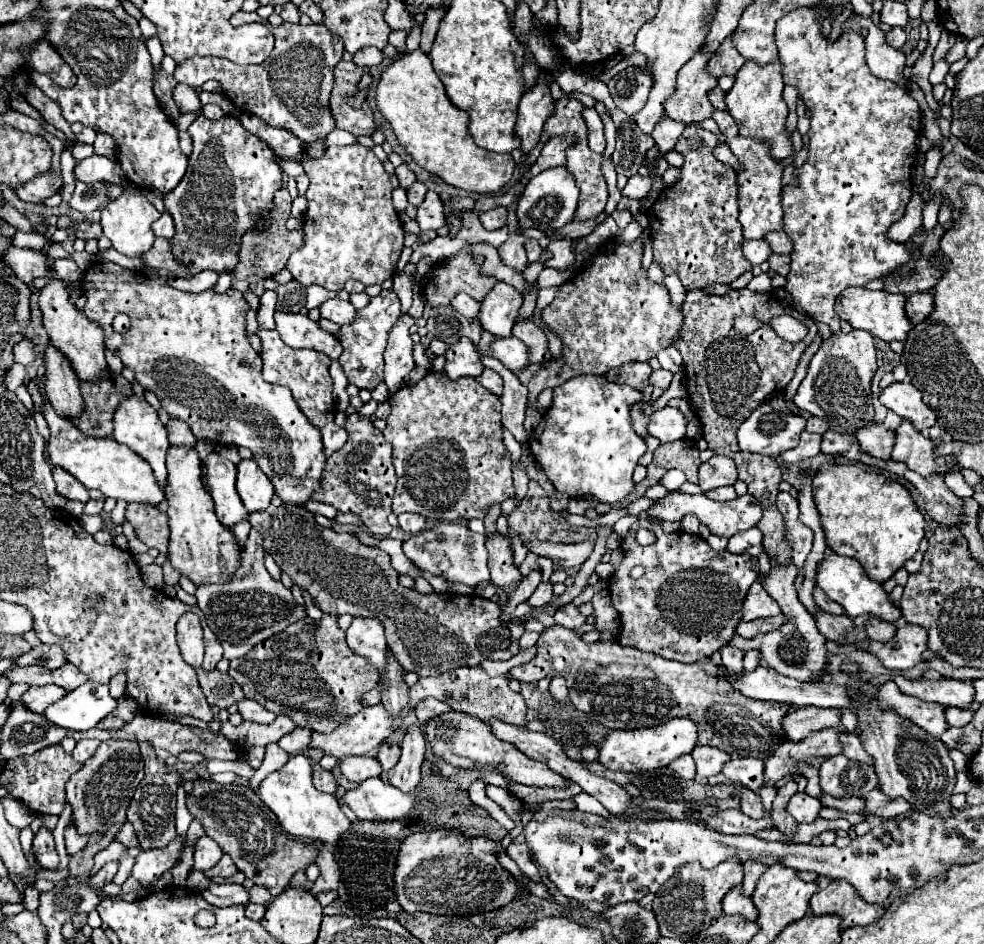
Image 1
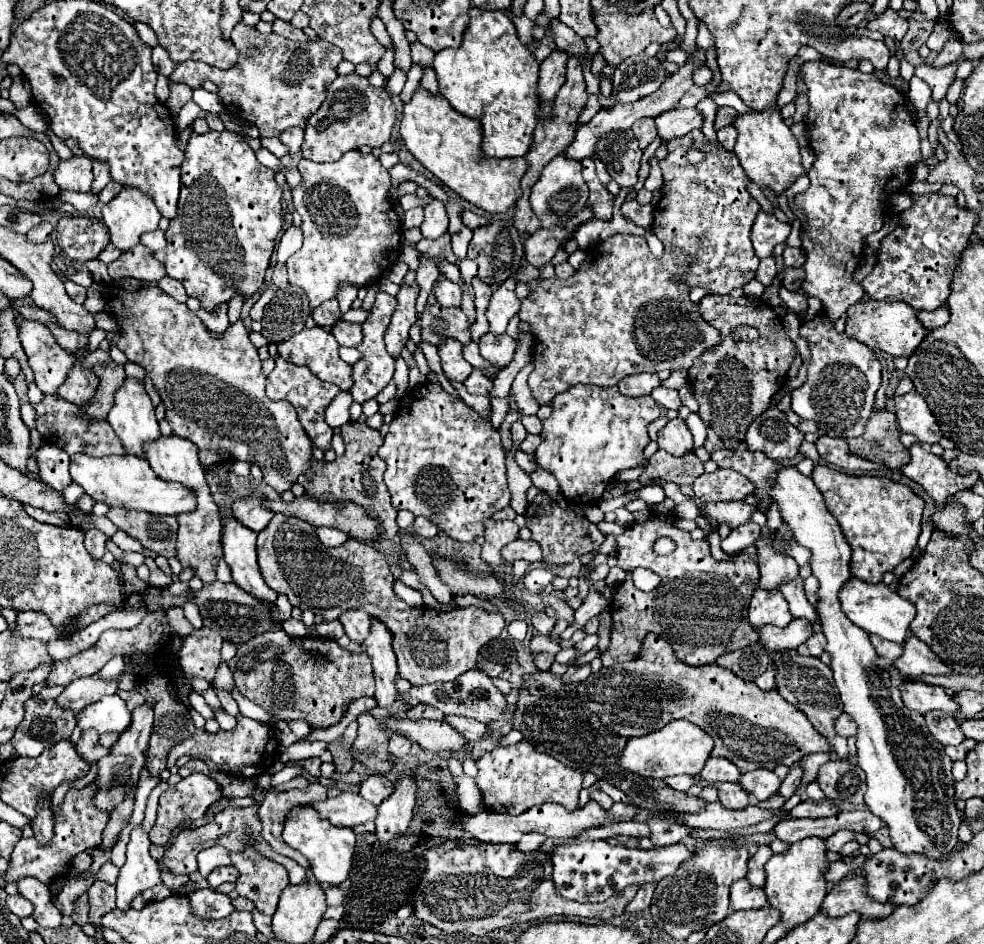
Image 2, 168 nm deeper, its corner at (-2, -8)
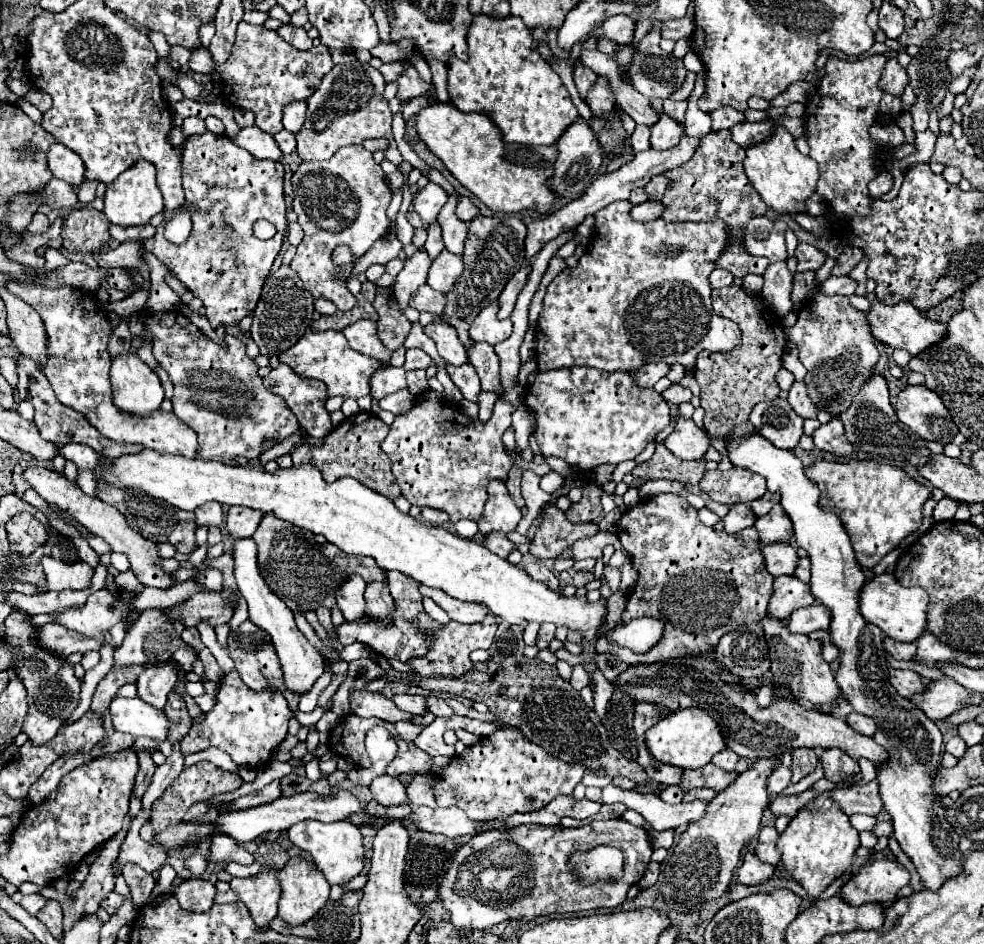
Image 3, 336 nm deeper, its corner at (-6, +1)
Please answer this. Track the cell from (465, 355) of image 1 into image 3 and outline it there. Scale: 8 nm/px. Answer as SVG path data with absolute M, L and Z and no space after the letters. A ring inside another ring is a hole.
M433 321L427 327L423 327L423 333L435 341L439 355L451 363L451 365L465 365L467 363L467 351L459 337L455 335L455 329L447 325L445 321Z

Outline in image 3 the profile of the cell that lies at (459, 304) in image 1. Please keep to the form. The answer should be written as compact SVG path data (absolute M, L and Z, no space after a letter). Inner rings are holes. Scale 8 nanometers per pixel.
M443 249L437 259L433 259L433 265L429 269L429 279L427 285L431 285L439 293L449 293L455 287L457 277L463 271L463 261L461 255L449 253Z

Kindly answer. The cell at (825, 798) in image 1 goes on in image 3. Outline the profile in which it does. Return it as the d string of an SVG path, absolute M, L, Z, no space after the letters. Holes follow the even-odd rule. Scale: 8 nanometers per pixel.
M813 789L803 791L803 793L797 793L797 795L791 795L791 797L777 795L777 797L769 799L767 809L769 809L775 817L779 817L779 815L795 817L795 815L797 815L797 811L799 811L801 807L805 807L813 797L815 797L815 791L813 791Z

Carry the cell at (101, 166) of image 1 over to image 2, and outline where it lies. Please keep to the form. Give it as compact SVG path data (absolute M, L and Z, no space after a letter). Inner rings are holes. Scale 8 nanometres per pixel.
M77 156L71 160L61 160L59 168L55 170L55 182L59 182L61 190L91 192L91 184L93 184L91 160Z

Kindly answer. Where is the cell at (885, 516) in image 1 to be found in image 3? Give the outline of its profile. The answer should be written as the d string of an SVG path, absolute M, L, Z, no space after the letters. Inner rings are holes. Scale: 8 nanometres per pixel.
M867 459L817 461L809 465L805 473L821 491L821 509L835 513L841 519L851 539L855 559L867 569L875 567L901 543L901 539L919 529L923 505L931 495L925 485L919 485L903 469Z

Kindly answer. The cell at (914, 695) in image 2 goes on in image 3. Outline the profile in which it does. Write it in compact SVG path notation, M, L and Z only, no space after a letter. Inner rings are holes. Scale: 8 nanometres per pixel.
M889 669L889 683L895 687L895 691L901 697L909 697L913 693L919 693L925 687L917 673L913 673L913 671L899 671L899 669Z

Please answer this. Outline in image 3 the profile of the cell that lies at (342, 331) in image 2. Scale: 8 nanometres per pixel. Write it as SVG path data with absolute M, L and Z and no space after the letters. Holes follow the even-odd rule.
M361 319L353 325L349 325L347 329L343 329L343 335L347 337L351 349L355 349L357 353L375 357L377 361L381 361L381 365L389 365L391 351L381 343L381 339L377 335L377 325L373 321Z

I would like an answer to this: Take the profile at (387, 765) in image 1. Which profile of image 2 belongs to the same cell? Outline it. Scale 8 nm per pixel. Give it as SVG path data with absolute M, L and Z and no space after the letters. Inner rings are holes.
M393 734L389 738L389 754L391 758L395 760L401 760L403 756L407 756L411 750L411 740L407 740L405 736L399 736L399 734Z

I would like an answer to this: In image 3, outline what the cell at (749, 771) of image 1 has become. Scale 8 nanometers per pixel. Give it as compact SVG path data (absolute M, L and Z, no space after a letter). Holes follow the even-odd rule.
M777 765L775 771L767 779L767 793L769 793L769 797L779 795L789 783L791 783L791 769L787 769L783 765Z

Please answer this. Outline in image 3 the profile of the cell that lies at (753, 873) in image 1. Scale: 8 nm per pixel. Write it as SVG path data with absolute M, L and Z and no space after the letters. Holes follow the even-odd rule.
M771 825L771 827L763 827L763 829L759 831L755 853L757 853L757 857L759 857L761 861L771 863L771 865L775 865L775 863L779 861L779 849L775 847L777 839L779 839L779 833L777 833L777 829L775 829L773 825Z

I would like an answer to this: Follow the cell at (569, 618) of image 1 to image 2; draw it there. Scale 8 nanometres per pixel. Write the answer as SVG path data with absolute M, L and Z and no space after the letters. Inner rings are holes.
M543 594L543 600L545 600L545 612L547 616L555 618L555 620L567 620L569 626L575 622L575 610L561 598L555 598L551 594Z

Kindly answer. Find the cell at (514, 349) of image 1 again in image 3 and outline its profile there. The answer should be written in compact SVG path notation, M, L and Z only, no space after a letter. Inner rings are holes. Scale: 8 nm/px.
M491 303L487 305L471 323L471 329L469 329L469 337L475 341L475 343L489 343L489 345L497 345L501 341L505 341L511 333L513 333L513 325L509 319L501 321L497 319L497 311L499 311L499 305L497 303Z

